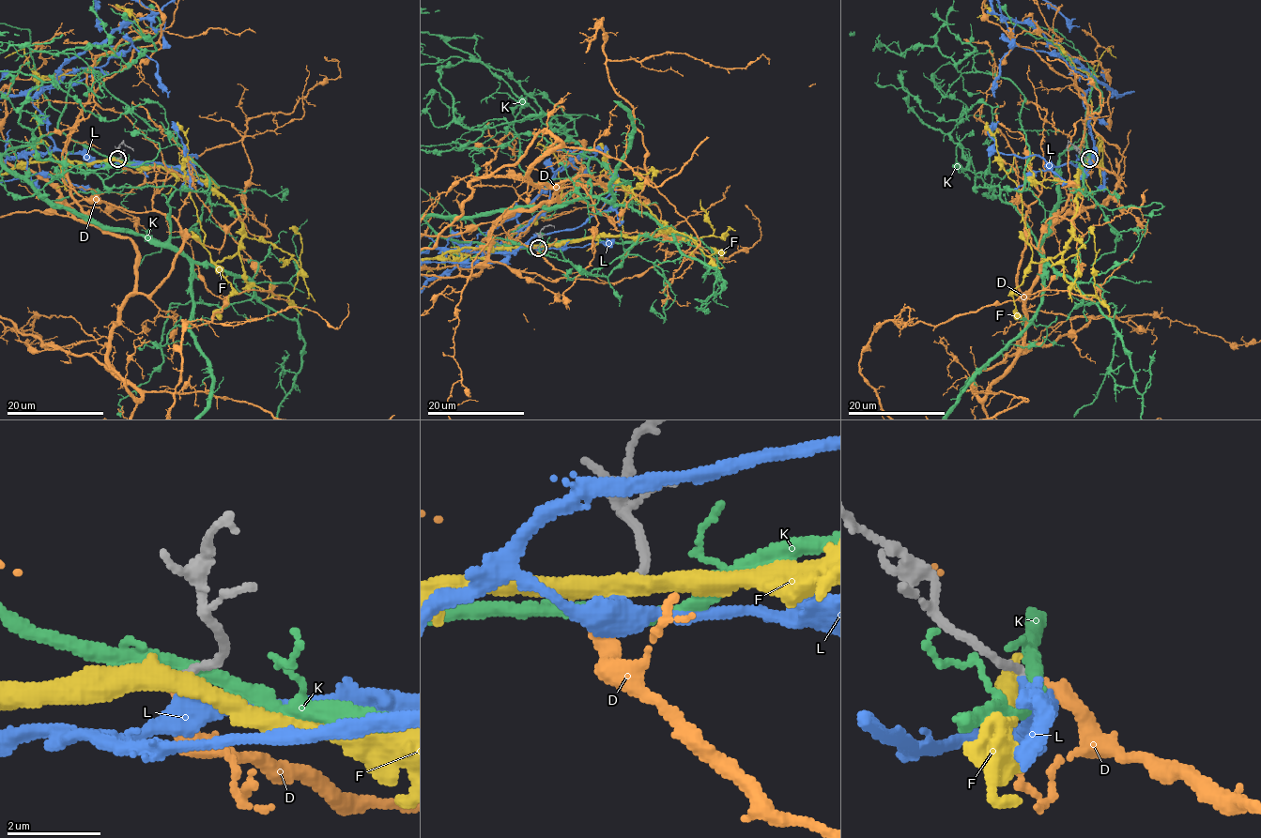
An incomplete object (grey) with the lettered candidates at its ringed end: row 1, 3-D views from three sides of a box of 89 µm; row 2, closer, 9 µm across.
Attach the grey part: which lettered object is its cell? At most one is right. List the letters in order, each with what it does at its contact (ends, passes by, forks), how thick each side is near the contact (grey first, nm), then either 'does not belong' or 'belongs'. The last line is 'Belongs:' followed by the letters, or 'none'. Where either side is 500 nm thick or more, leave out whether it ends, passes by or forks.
D: it ends there; 160 nm thick on the grey side, 320 nm on the other; belongs
F: it passes by; 180 nm thick on the grey side, 400 nm on the other; does not belong
K: it passes by; 160 nm thick on the grey side, 300 nm on the other; does not belong
L: it passes by; 160 nm thick on the grey side, 400 nm on the other; does not belong
Belongs: D

